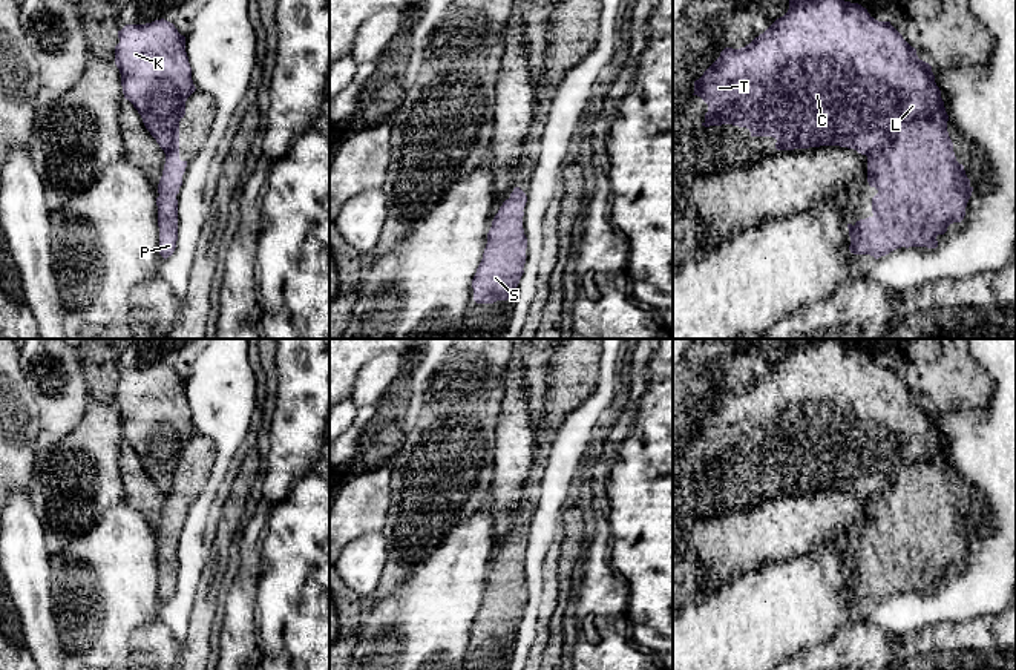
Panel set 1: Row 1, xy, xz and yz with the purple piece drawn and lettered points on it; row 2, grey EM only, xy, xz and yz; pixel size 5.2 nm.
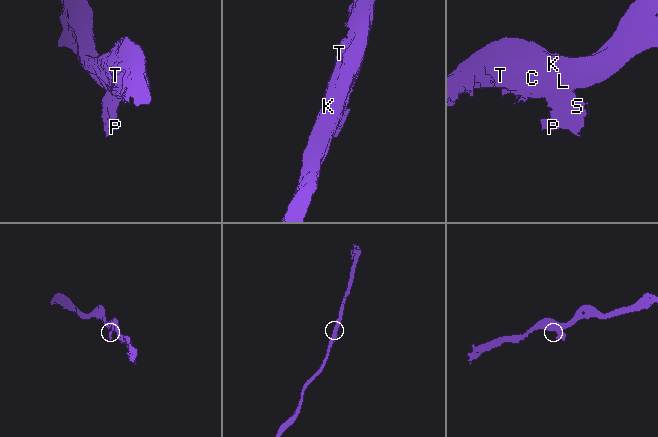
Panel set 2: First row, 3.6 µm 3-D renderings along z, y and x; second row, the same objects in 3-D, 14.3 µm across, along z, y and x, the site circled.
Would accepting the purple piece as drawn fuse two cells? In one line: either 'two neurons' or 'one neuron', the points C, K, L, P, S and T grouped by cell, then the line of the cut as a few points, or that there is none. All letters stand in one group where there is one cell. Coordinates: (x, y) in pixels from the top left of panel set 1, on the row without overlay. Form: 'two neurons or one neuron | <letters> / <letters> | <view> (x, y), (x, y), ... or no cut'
two neurons | C K L T / P S | yz (947, 479), (918, 511), (874, 529)

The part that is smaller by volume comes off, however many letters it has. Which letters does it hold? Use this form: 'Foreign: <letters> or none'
Foreign: P, S

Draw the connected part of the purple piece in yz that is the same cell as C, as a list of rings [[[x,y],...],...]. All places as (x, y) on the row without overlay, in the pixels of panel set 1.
[[[800,339],[789,343],[788,356],[777,362],[763,377],[740,392],[725,391],[720,400],[694,425],[694,437],[708,448],[702,469],[733,468],[746,471],[751,480],[772,480],[777,483],[777,494],[809,492],[820,489],[840,489],[854,492],[867,500],[867,526],[870,530],[886,526],[892,518],[912,515],[927,504],[939,489],[941,480],[949,480],[949,458],[941,442],[941,434],[935,426],[932,409],[918,402],[912,391],[890,365],[875,363],[866,351],[858,346],[844,345],[838,339]]]

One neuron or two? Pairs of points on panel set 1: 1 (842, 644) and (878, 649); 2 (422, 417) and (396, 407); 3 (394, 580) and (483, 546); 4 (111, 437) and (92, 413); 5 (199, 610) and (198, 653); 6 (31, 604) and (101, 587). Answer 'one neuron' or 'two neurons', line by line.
1: one neuron
2: one neuron
3: two neurons
4: one neuron
5: one neuron
6: two neurons

